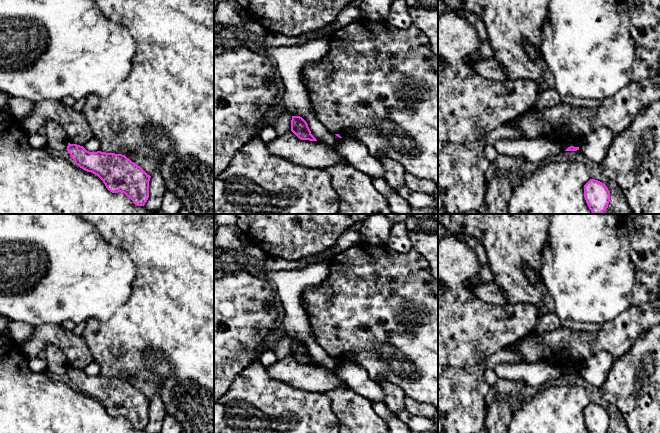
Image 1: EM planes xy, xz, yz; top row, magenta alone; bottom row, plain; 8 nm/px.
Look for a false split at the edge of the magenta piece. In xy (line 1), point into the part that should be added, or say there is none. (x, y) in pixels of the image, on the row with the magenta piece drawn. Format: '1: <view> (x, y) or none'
1: none

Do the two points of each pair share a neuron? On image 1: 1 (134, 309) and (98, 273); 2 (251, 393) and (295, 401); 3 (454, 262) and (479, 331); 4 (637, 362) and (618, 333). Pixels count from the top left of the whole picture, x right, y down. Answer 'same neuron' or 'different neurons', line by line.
1: different neurons
2: same neuron
3: different neurons
4: different neurons

